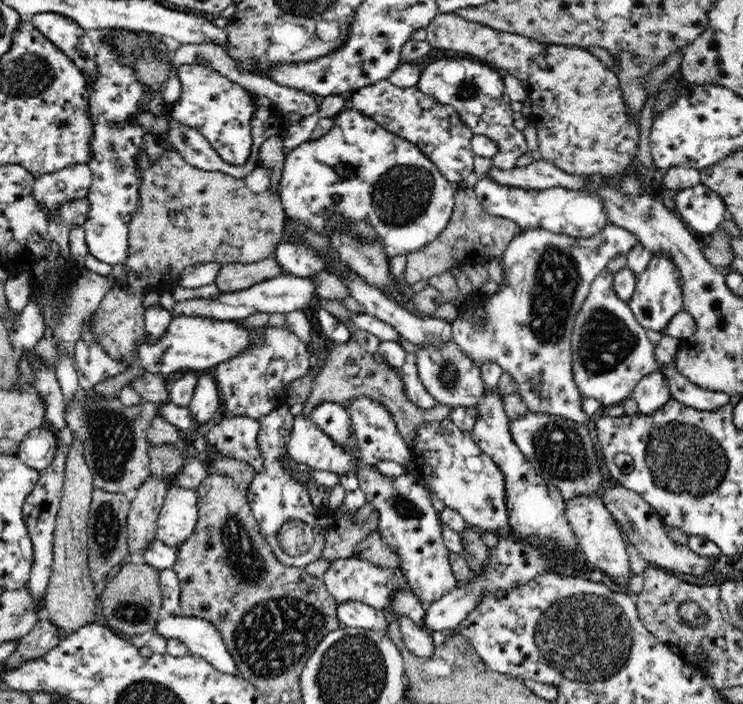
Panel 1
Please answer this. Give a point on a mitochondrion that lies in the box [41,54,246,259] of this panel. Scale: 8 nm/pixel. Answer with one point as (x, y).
(115, 166)

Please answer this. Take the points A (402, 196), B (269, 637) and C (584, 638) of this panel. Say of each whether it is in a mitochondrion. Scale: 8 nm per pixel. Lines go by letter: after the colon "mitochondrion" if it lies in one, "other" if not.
A: mitochondrion
B: mitochondrion
C: mitochondrion

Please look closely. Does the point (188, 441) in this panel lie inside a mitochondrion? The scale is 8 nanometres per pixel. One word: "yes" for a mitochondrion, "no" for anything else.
no

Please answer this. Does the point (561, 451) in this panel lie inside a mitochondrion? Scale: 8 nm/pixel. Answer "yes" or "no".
yes

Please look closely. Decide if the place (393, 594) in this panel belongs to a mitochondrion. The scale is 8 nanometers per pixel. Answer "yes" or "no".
no

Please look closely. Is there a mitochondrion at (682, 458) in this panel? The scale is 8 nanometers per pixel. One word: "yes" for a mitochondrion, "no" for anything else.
yes

